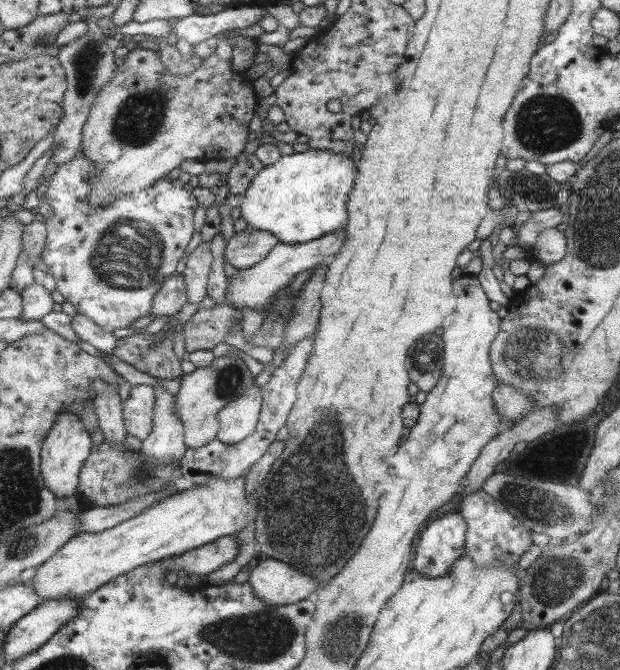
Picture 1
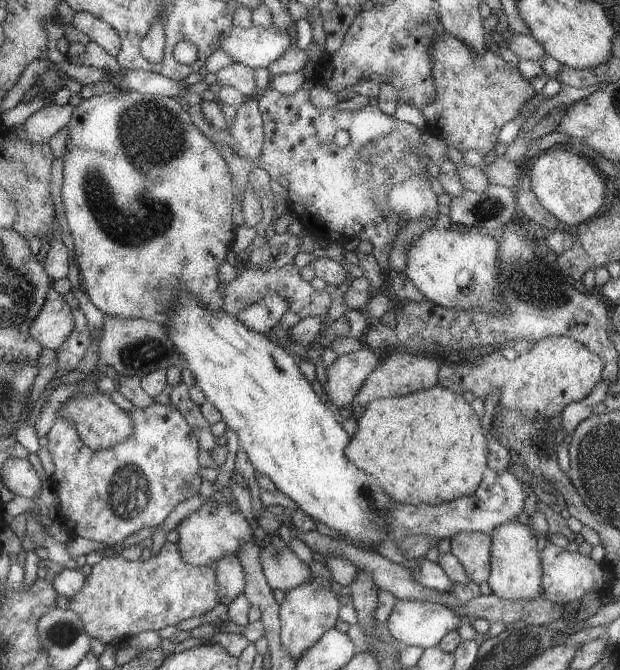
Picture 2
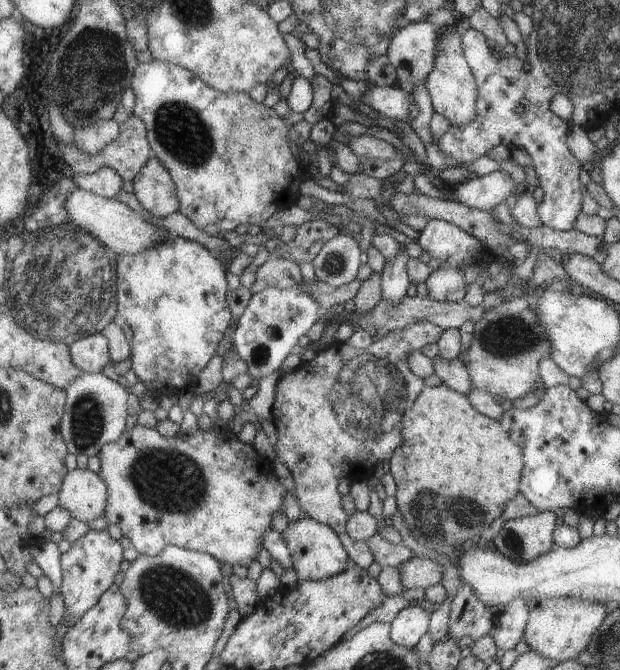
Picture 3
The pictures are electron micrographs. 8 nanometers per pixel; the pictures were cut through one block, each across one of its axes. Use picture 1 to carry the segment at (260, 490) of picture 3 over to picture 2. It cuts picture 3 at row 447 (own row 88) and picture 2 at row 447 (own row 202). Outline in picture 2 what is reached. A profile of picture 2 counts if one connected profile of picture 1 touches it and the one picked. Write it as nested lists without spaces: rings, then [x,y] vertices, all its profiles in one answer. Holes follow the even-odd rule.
[[[93,391],[88,395],[74,394],[55,408],[58,410],[58,416],[67,420],[71,428],[78,433],[78,439],[96,451],[112,447],[115,443],[126,439],[132,432],[133,421],[127,416],[127,412],[113,404],[107,393]]]

